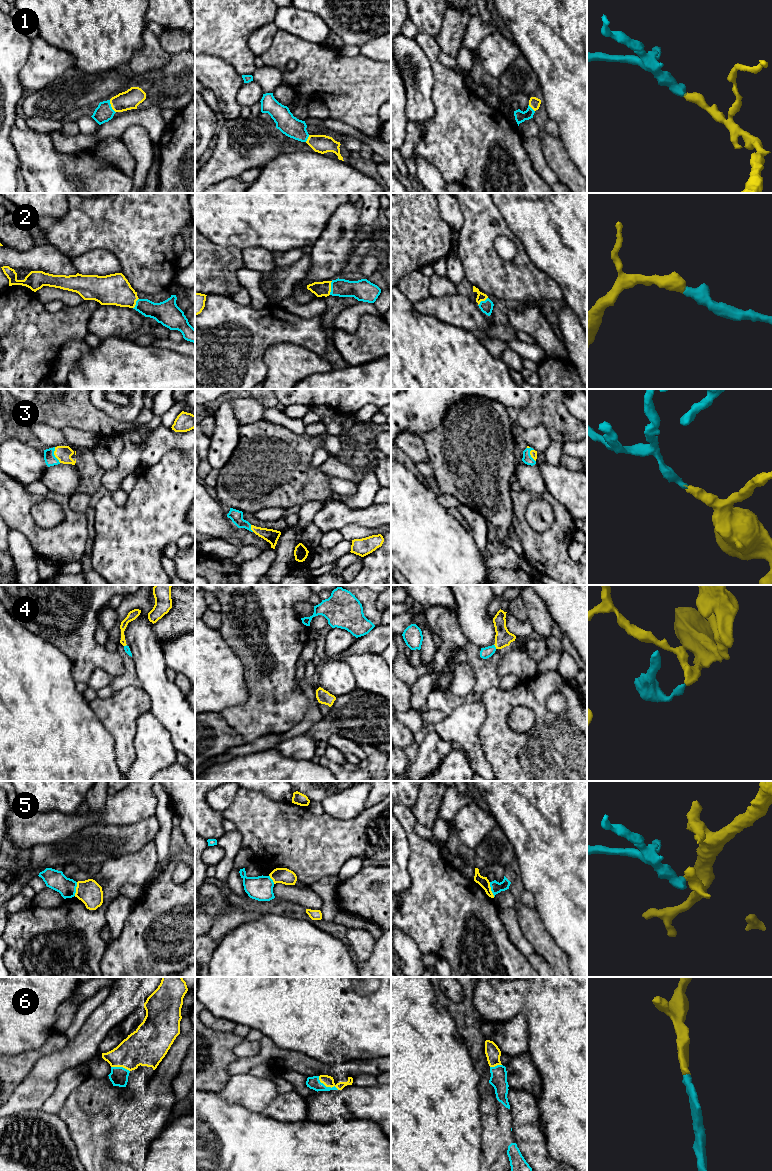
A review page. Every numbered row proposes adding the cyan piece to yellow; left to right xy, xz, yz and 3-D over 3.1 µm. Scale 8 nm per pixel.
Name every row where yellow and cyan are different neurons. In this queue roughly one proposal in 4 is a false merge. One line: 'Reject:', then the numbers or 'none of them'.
Reject: 5

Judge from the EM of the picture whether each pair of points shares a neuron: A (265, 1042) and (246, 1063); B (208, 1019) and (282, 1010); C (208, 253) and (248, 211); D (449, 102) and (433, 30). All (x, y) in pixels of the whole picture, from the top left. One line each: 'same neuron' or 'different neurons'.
A: same neuron
B: different neurons
C: different neurons
D: different neurons

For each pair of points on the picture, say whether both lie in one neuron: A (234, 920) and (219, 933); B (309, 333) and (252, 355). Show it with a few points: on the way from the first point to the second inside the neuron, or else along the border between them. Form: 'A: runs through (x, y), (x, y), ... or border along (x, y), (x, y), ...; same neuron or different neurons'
A: runs through (230, 922), (223, 929); same neuron
B: runs through (295, 333), (273, 333), (265, 341); same neuron

